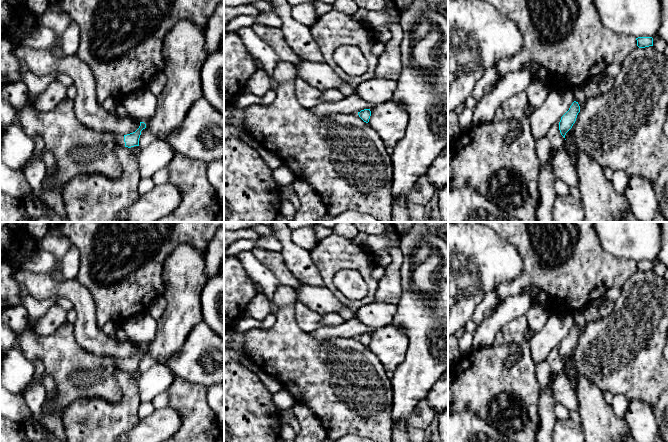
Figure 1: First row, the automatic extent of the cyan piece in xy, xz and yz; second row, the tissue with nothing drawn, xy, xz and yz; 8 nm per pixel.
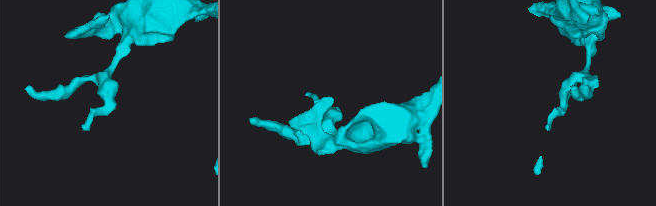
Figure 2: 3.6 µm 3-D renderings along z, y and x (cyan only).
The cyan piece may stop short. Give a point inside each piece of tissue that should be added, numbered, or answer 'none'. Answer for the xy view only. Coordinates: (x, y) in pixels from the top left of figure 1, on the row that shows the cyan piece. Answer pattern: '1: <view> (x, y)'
1: xy (119, 138)

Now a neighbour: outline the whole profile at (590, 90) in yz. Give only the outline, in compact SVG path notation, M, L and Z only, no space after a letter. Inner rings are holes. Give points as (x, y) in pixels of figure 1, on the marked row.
M608 77L600 83L589 80L585 84L572 90L574 93L574 101L578 103L584 103L588 99L594 99L606 94L613 87L614 81L615 78L612 77Z

